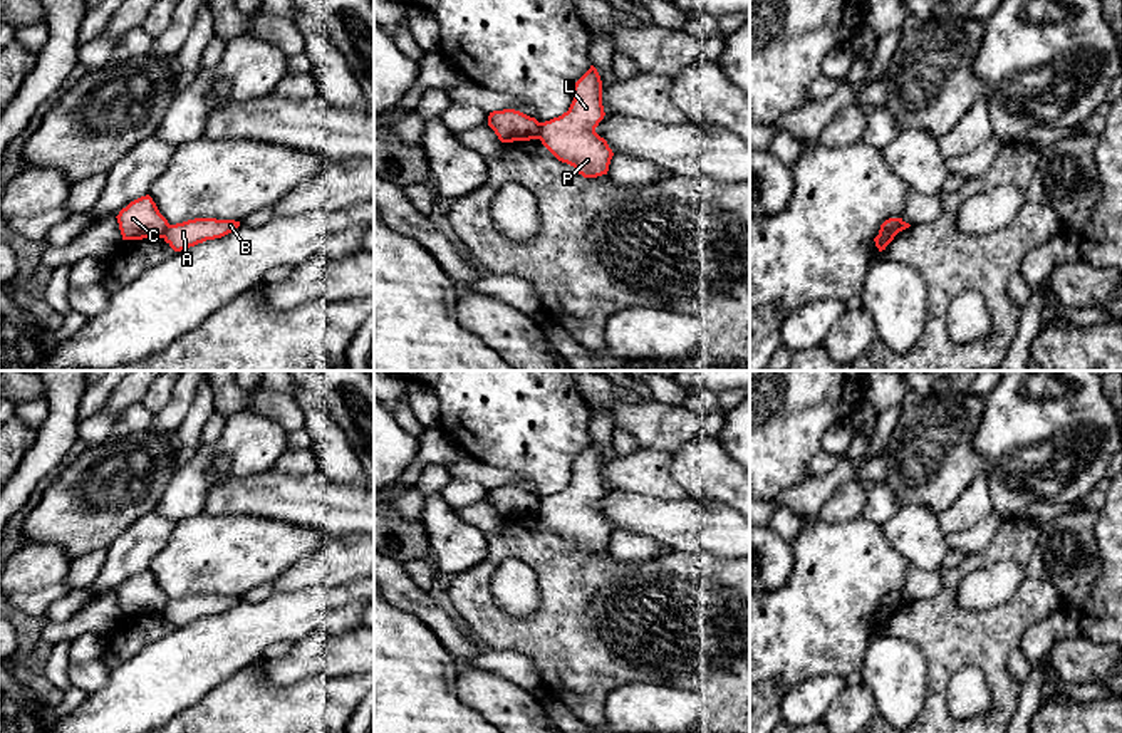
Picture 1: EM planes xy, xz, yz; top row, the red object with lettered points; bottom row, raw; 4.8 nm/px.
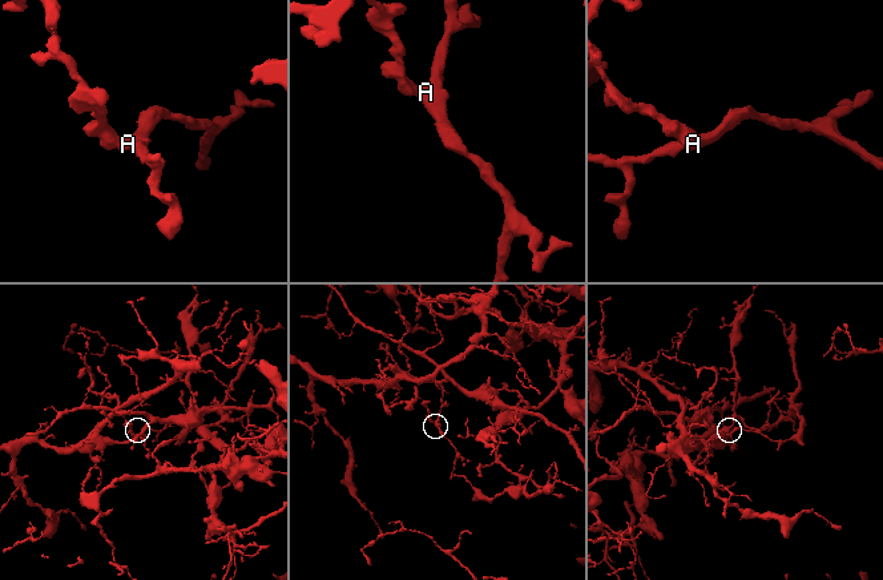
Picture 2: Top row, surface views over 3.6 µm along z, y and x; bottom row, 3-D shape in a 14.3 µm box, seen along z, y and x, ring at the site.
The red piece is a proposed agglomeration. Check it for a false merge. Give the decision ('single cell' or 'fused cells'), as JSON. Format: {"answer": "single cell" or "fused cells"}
{"answer": "fused cells"}

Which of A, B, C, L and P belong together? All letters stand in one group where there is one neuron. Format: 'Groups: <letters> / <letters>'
Groups: A B L P / C

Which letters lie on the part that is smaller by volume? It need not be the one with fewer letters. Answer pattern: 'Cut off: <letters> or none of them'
Cut off: A, B, L, P

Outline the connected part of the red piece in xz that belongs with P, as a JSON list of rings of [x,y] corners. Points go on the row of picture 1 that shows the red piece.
[[[594,65],[575,82],[567,112],[540,122],[542,144],[584,178],[607,174],[614,156],[607,141],[595,133],[604,119],[602,81]]]

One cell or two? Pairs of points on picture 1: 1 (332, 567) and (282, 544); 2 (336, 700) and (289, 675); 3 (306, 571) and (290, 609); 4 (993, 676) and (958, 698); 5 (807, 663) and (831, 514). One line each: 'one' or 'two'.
1: two
2: two
3: two
4: two
5: two

